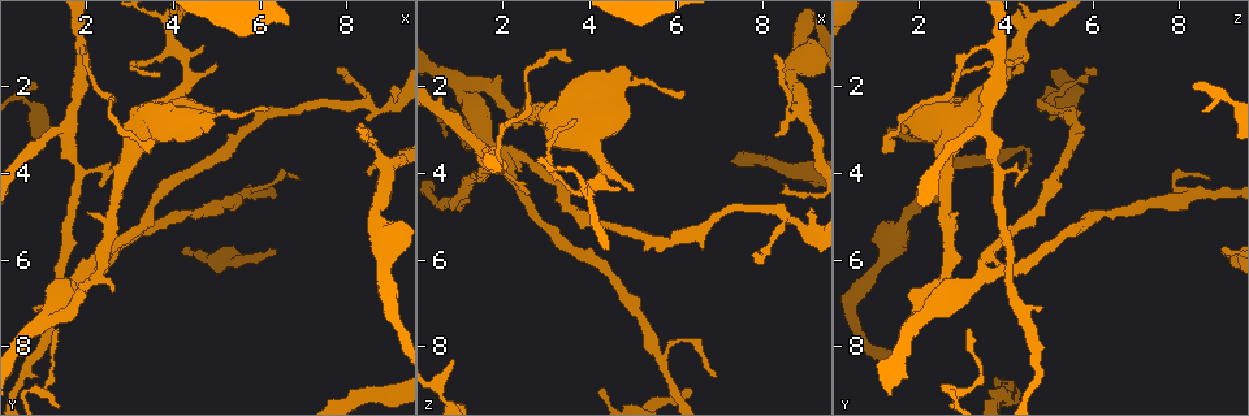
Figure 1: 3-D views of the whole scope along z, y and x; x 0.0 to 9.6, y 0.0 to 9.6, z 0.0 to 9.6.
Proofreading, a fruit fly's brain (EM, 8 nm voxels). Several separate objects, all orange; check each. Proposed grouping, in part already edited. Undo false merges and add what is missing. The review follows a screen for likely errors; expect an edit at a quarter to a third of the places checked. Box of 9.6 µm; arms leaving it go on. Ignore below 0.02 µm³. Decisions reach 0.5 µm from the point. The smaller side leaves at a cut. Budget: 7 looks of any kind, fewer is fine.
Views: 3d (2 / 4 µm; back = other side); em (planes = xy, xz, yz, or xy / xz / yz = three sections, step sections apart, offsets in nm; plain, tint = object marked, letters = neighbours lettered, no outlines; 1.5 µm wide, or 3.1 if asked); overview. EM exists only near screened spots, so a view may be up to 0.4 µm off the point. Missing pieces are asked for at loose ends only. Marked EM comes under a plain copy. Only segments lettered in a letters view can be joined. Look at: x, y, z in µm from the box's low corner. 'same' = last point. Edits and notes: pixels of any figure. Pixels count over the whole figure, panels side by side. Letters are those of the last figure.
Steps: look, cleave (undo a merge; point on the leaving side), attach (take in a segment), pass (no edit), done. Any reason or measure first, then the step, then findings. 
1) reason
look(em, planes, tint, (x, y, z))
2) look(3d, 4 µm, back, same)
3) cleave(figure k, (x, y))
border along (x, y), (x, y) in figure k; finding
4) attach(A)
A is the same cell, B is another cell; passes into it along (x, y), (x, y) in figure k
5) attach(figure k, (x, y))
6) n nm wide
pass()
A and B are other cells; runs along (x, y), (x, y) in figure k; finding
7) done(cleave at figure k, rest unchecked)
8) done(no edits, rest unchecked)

branch stops here
look(3d, 4 µm, (6.20, 2.50, 2.10))

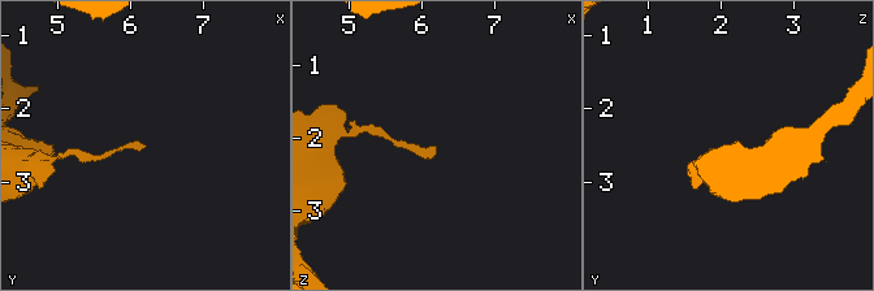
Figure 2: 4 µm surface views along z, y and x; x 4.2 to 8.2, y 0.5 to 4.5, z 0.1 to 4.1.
need the tissue
look(em, planes, letters, (6.20, 2.55, 2.10))

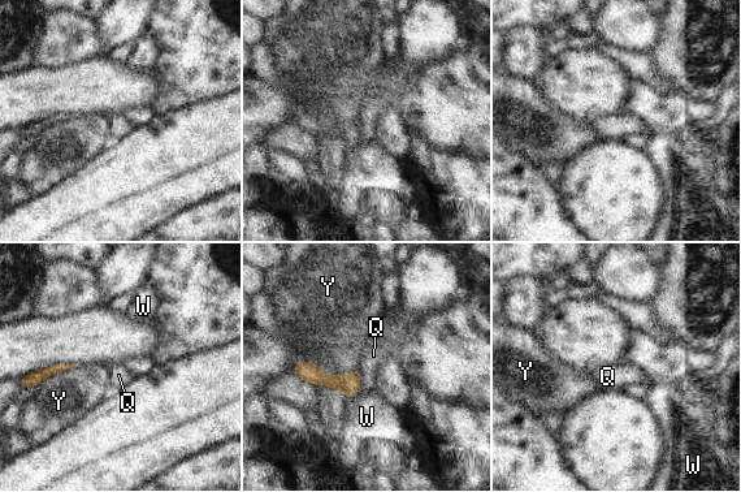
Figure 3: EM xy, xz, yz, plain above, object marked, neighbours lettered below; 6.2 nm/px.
pass()
Q, W and Y are other cells; runs along (297, 368), (346, 383), (355, 391) in figure 3; none of them fits

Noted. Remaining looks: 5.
tapers out
look(em, yz, step 4, tint, (8.30, 3.10, 1.30))

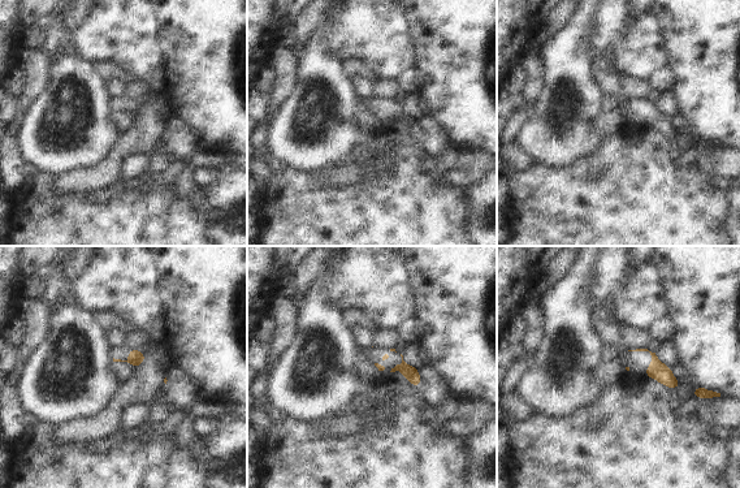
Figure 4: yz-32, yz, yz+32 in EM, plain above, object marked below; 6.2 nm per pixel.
cut it another way
look(em, planes, letters, same)

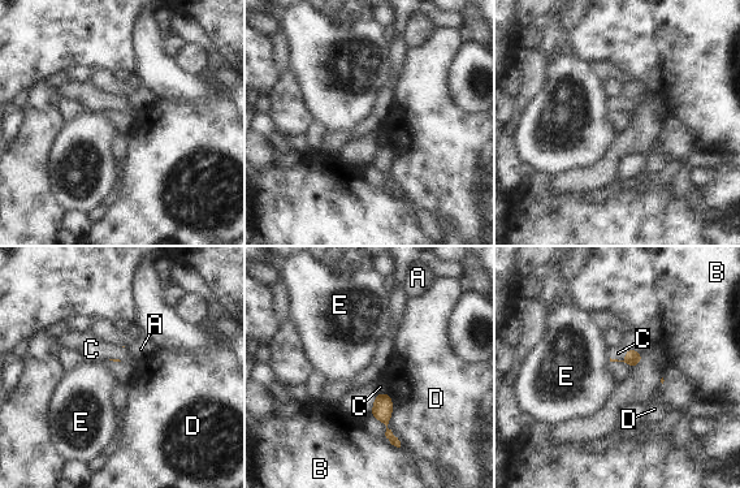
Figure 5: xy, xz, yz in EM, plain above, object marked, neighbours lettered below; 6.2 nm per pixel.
attach(C)
C is the same cell, A, B, D and E are other cells; the neuron continues

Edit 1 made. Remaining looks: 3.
look(overview)

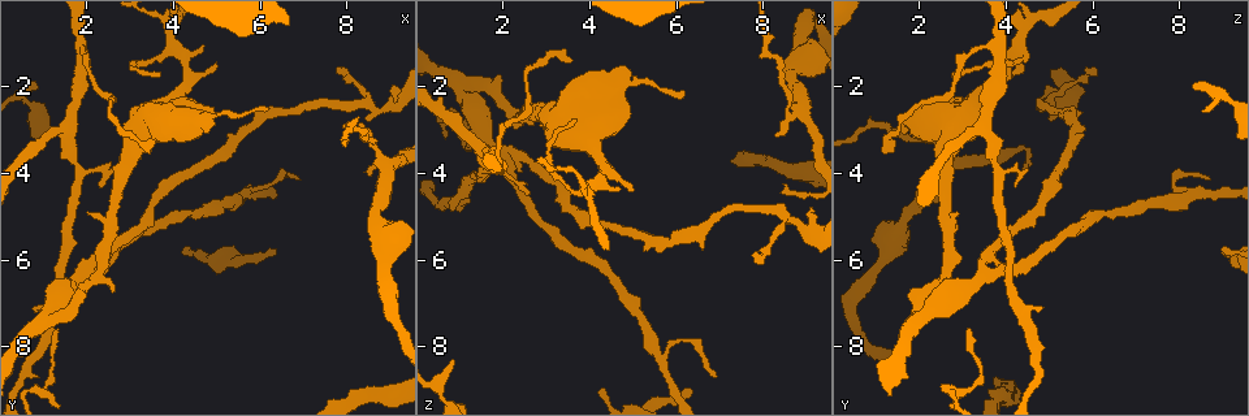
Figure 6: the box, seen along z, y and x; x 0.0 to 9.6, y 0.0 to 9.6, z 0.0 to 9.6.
sharp bend
look(em, yz, step 8, tint, (0.70, 9.05, 2.65))

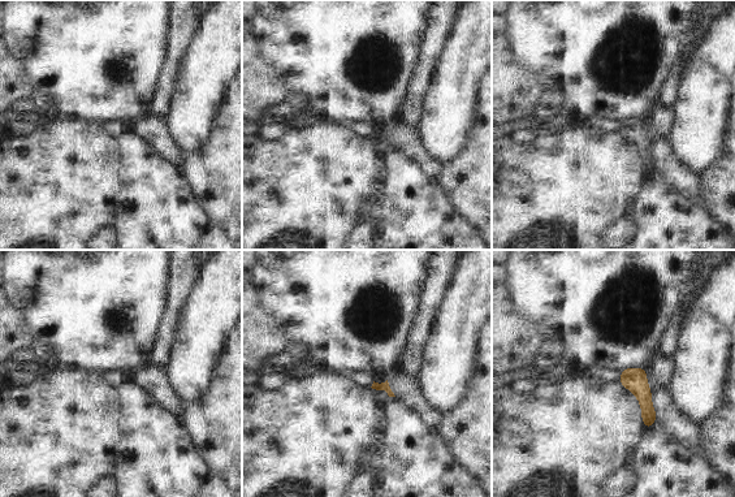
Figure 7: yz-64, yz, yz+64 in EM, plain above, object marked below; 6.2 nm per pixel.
another direction
look(em, planes, letters, same)

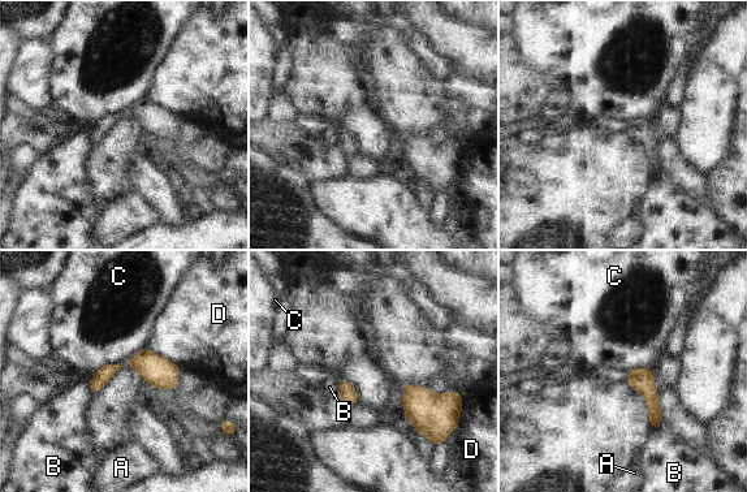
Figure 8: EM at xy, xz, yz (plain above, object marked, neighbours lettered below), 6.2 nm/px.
pass()
A, B, C and D are other cells; border along (119, 363), (107, 363), (93, 372) in figure 8; continuous, no second neuron

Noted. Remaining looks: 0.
done(attach at figure 5, rest unchecked)

